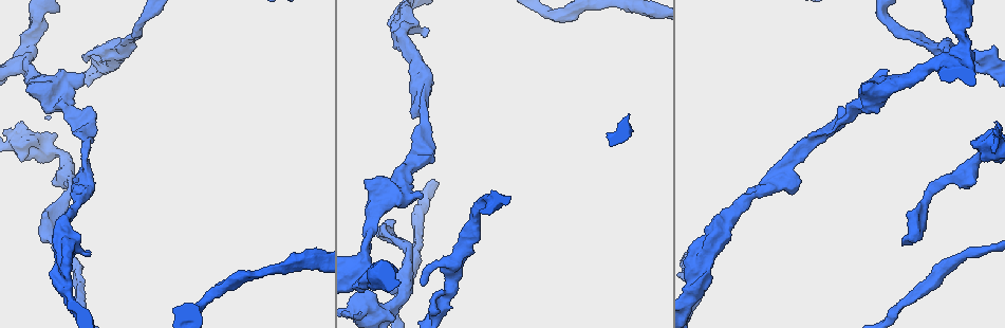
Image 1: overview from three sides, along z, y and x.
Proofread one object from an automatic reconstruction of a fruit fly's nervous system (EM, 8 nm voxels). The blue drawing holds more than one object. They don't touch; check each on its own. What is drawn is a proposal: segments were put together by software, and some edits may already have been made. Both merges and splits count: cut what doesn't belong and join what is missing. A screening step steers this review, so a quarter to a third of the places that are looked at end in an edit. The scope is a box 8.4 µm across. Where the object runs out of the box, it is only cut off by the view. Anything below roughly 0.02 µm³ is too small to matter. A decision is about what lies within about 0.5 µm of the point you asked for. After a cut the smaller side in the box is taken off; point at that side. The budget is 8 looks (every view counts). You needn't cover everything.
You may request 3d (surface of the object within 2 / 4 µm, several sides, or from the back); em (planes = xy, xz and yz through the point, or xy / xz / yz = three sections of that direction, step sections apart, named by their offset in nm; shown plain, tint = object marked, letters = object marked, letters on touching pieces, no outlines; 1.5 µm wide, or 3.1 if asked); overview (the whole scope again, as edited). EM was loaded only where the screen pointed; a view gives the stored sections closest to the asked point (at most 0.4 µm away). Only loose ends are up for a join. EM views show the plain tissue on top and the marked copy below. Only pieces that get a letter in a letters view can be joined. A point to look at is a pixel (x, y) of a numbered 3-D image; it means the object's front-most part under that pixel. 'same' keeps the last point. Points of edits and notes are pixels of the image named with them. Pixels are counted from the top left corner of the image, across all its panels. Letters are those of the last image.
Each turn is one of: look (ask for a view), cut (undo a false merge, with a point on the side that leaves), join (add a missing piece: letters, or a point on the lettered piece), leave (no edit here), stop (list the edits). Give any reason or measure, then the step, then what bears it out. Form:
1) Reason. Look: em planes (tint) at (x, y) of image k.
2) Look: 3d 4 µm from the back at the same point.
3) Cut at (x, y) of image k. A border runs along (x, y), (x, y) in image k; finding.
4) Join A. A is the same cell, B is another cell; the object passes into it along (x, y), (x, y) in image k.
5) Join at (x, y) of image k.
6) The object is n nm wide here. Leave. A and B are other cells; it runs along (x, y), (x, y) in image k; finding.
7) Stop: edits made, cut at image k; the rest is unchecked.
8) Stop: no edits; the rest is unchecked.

Look: 3d 4 µm at (83, 74) of image 1.

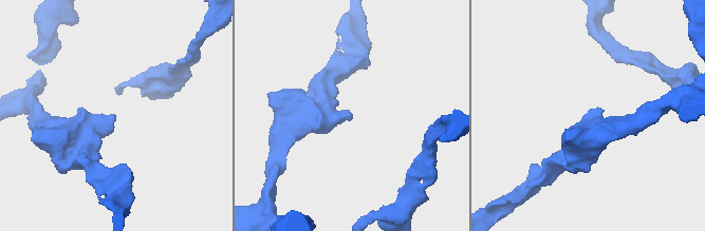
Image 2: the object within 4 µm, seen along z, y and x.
Look: em yz step 4 (tint) at (349, 115) of image 2.

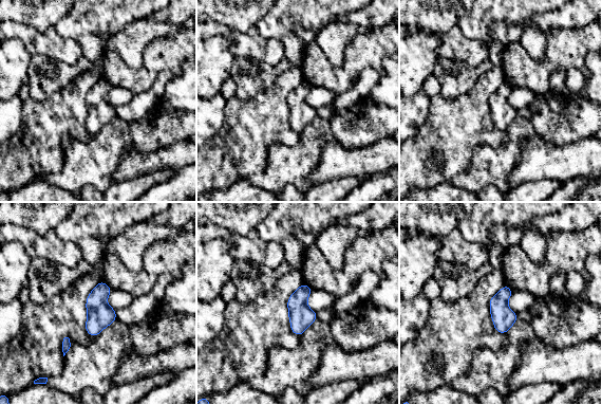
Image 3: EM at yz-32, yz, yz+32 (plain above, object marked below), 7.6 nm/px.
Another direction. Look: em planes (letters) at the same point.

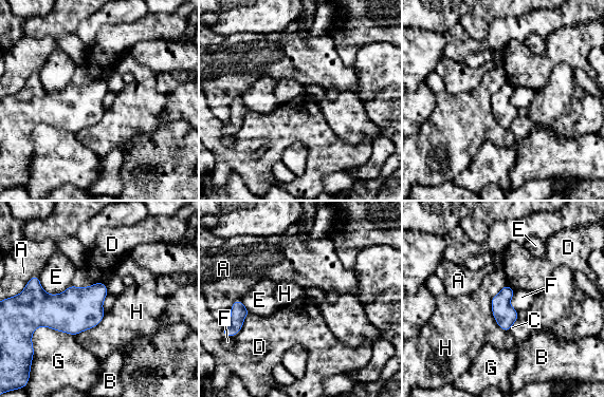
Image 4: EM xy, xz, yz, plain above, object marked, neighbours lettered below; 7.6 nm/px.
Leave. A, B, C, D, E, F, G and H are other cells; a border runs along (506, 283), (491, 310), (509, 332) in image 4; none of them fits.

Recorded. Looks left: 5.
Thick turns thin. Look: em planes (letters) at (442, 311) of image 1.

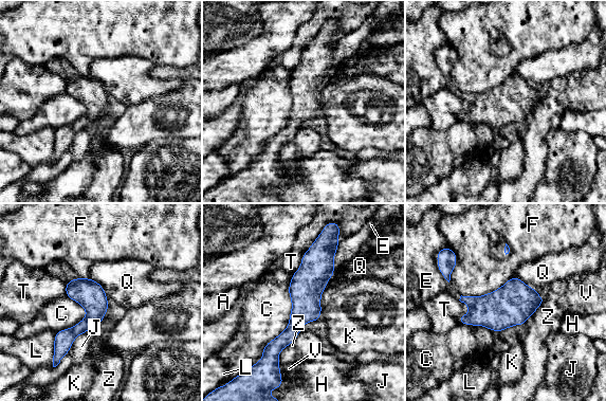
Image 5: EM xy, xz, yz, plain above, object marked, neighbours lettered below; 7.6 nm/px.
Leave. A, C, E, F, H, J, K, L, Q, T, V and Z are other cells; one cell here.

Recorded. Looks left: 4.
Long arm stops here. Look: 3d 4 µm at (904, 244) of image 1.

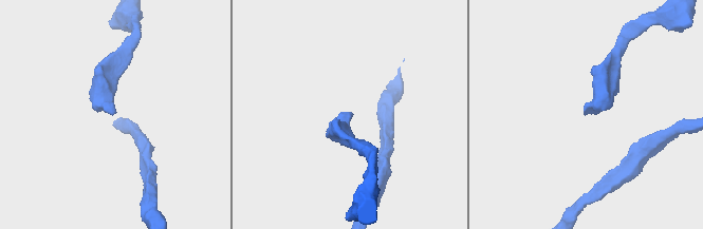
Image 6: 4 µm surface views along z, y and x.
Look: em xy step 4 (tint) at (586, 114) of image 6.

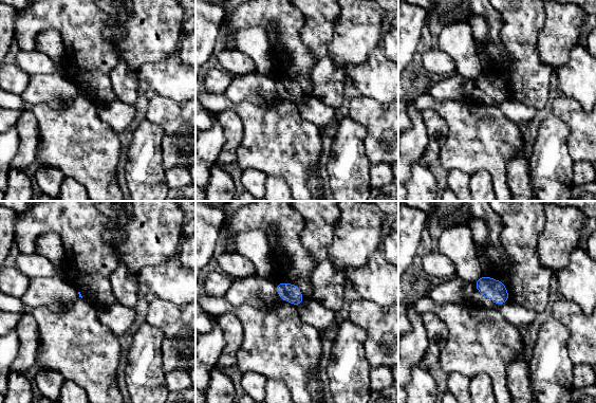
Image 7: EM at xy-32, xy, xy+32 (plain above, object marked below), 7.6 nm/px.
Look: em yz step 8 (letters) at the same point.

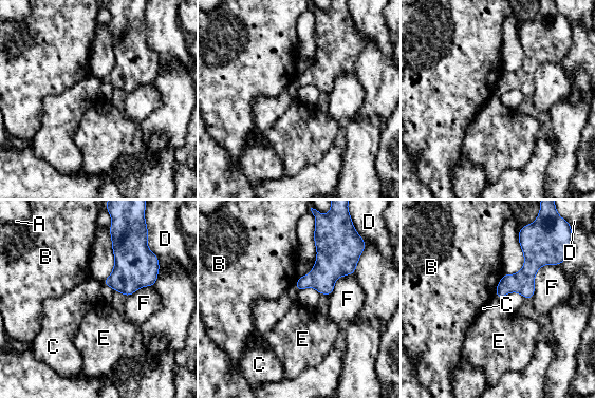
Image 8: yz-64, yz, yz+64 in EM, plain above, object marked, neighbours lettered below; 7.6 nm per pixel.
Leave. A, B, C, D, E and F are other cells; no lettered piece goes on from it.

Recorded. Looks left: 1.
Stop: no edits; the rest is unchecked.

